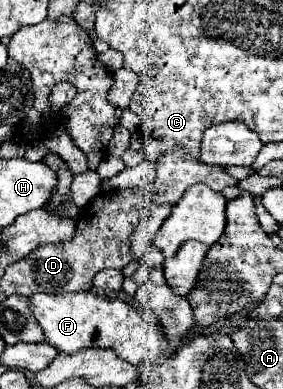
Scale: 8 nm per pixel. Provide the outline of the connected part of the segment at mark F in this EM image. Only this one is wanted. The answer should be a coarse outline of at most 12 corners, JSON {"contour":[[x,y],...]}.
{"contour":[[94,292],[34,294],[44,342],[110,348],[140,366],[166,350],[162,326]]}

